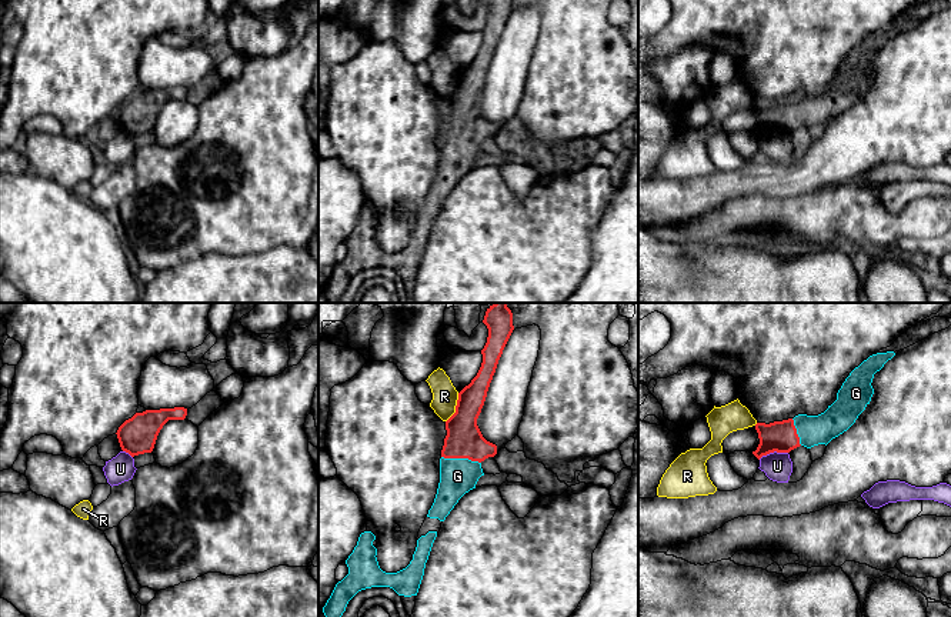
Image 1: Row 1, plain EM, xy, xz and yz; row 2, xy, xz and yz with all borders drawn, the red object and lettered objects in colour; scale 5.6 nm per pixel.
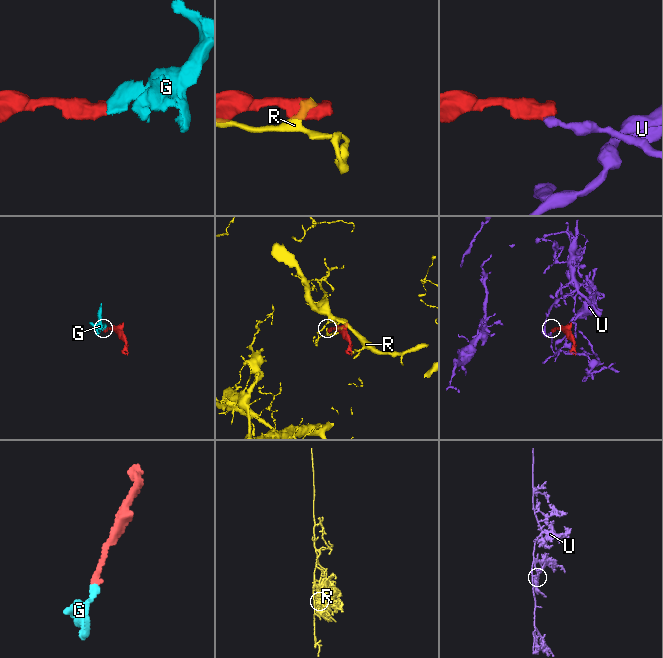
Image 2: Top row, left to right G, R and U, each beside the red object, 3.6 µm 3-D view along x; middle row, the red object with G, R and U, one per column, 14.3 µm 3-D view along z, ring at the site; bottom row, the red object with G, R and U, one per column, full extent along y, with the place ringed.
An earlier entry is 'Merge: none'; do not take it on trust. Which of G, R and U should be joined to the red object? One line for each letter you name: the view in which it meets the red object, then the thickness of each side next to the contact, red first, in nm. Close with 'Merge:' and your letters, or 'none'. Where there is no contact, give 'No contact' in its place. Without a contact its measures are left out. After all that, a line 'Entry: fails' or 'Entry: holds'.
G: Touches red in xz. Thickness 200 nm (red) against 200 nm
Merge: G
Entry: fails

